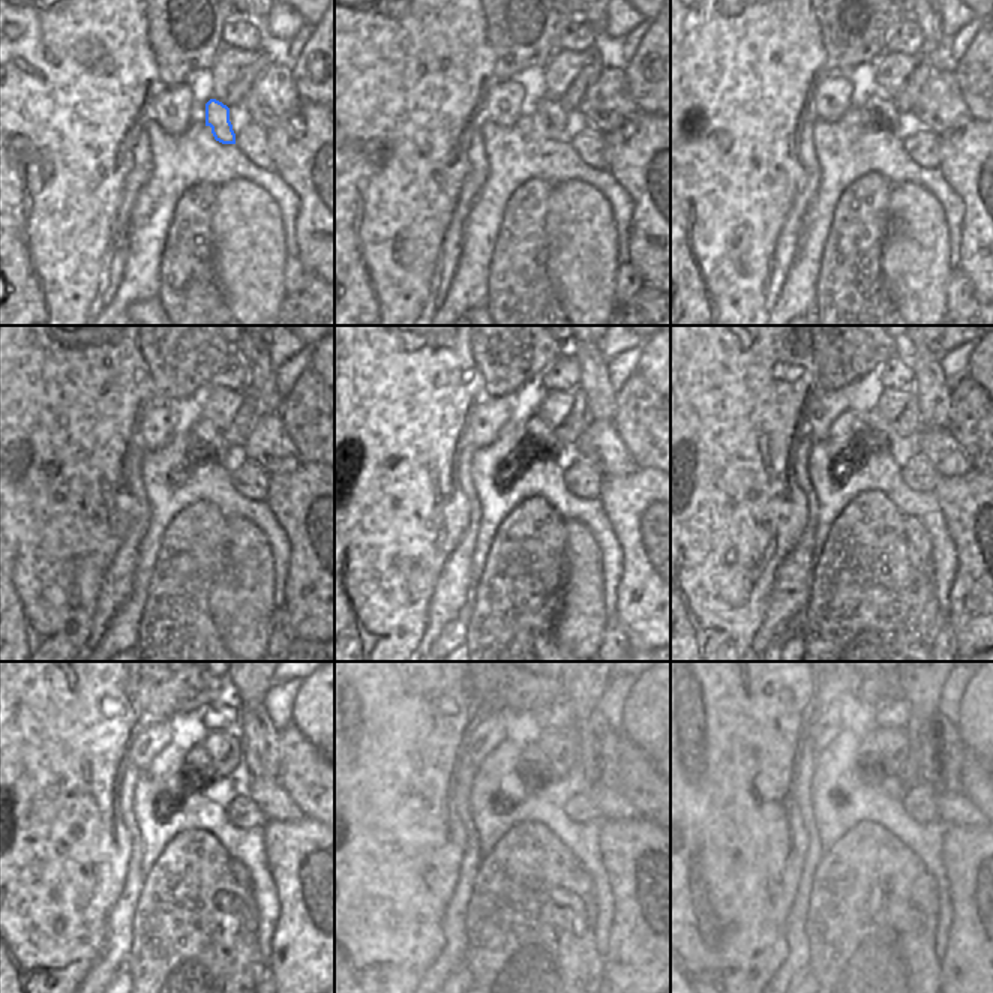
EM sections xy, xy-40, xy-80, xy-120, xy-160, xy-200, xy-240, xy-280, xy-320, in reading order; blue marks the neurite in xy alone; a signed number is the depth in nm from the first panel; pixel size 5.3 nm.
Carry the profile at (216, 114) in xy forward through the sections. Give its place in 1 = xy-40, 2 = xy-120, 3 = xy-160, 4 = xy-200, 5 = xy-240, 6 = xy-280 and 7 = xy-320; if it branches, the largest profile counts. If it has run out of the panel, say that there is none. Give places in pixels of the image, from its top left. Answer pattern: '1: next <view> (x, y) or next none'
1: next xy-40 (554, 117)
2: next xy-120 (203, 434)
3: next xy-160 (537, 432)
4: next xy-200 (875, 429)
5: next xy-240 (197, 758)
6: next xy-280 (536, 767)
7: next xy-320 (869, 758)

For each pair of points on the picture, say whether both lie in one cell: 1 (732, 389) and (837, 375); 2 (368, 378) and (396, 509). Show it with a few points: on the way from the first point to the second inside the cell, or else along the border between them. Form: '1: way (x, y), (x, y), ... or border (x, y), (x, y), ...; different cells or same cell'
1: border (810, 344), (816, 381), (821, 389); different cells
2: way (368, 411), (368, 476); same cell

